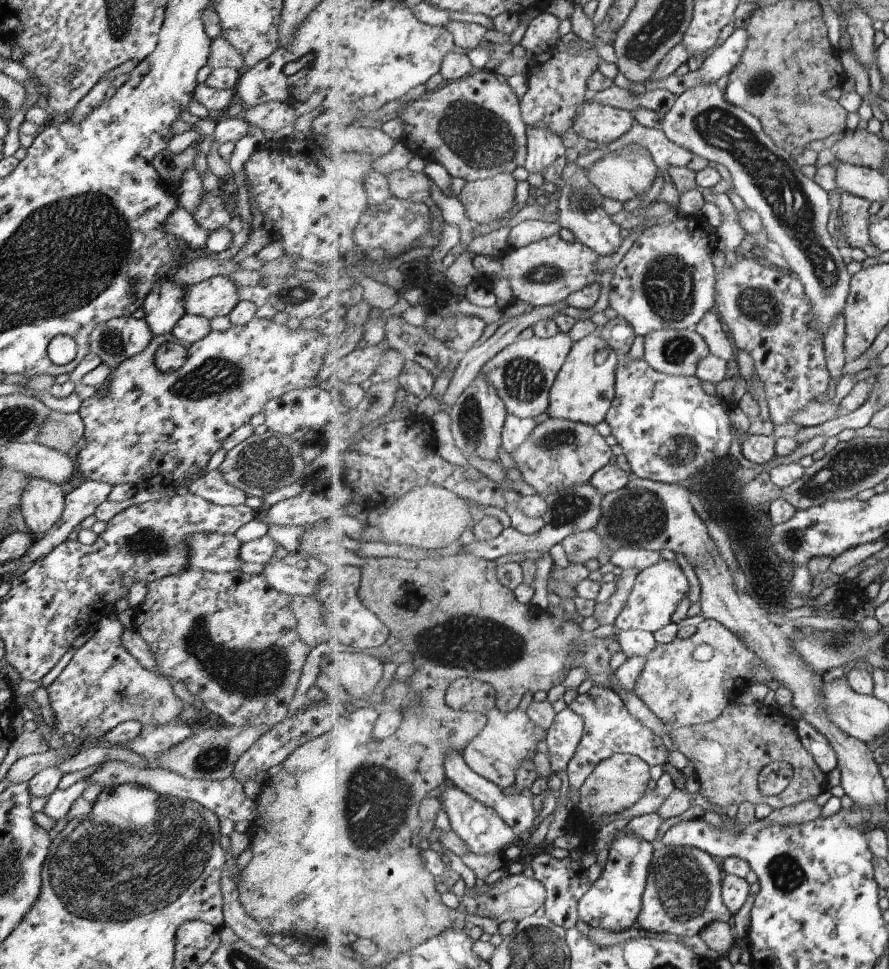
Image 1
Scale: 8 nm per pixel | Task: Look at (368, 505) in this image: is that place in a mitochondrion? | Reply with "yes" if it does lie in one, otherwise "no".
no

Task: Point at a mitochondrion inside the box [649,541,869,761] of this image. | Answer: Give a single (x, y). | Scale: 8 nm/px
(836, 644)

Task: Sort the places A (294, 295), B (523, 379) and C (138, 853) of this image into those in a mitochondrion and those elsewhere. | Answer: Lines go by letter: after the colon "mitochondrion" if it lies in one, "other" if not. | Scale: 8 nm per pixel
A: mitochondrion
B: mitochondrion
C: mitochondrion

